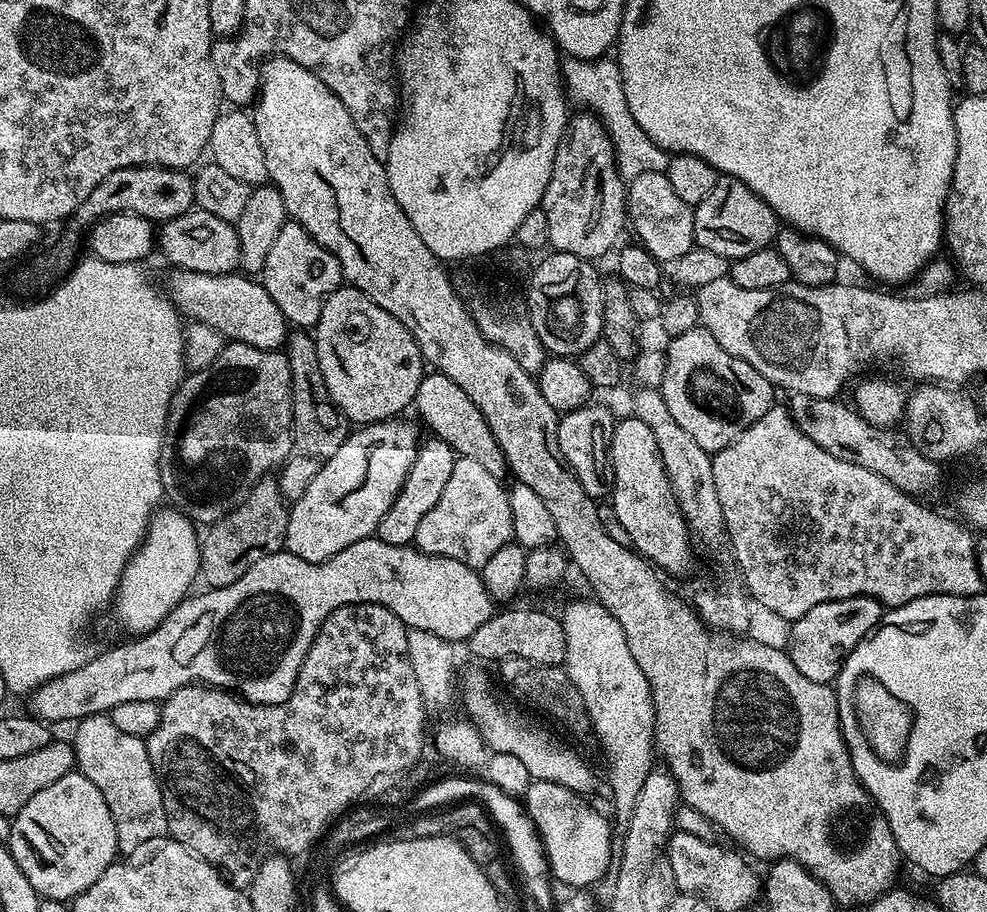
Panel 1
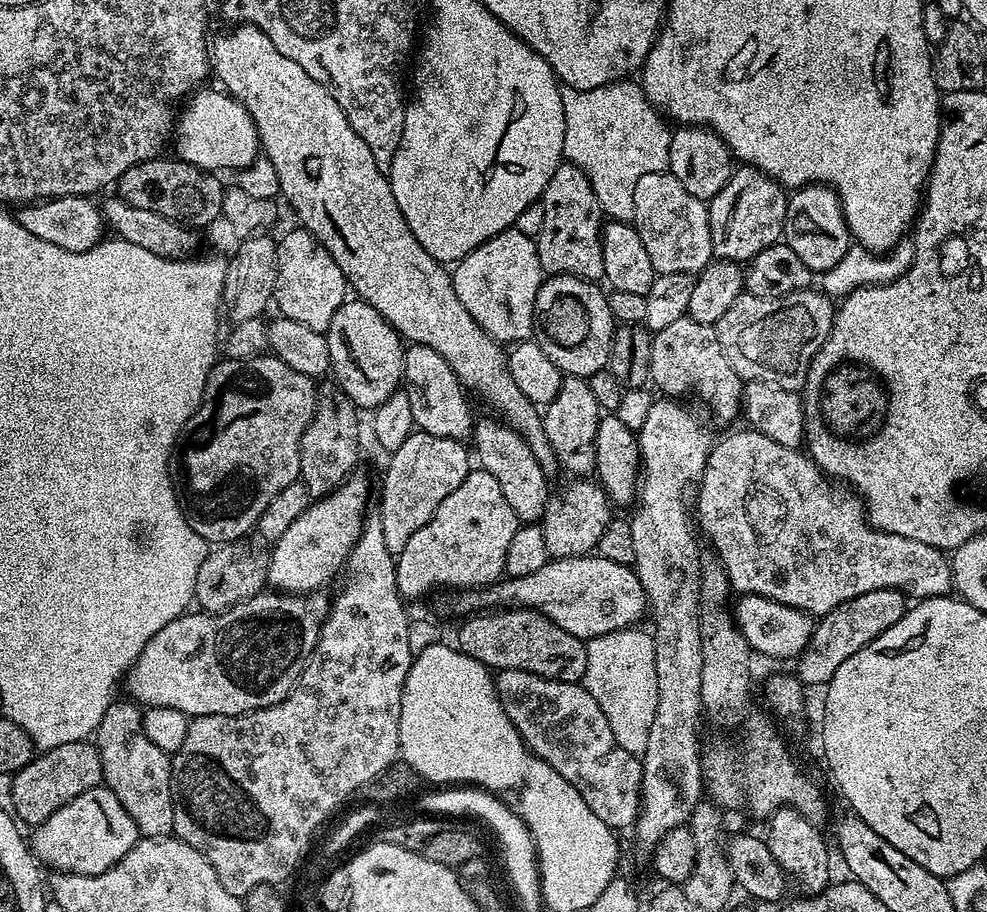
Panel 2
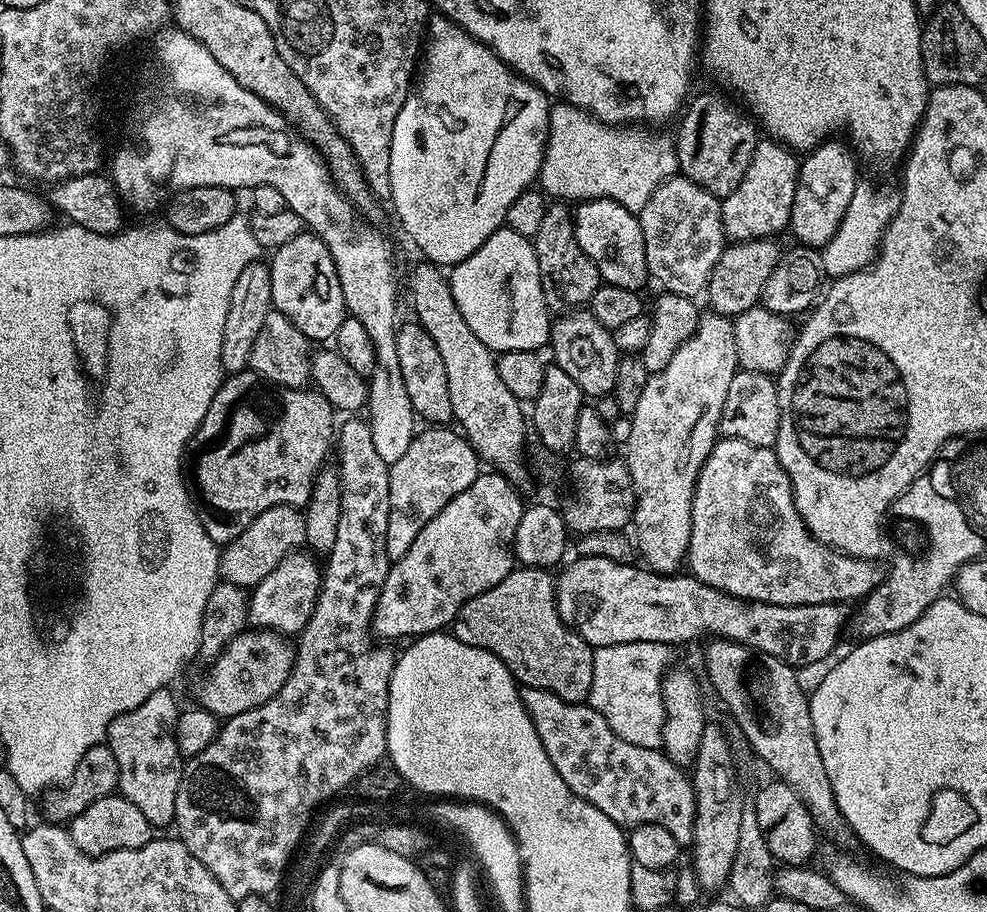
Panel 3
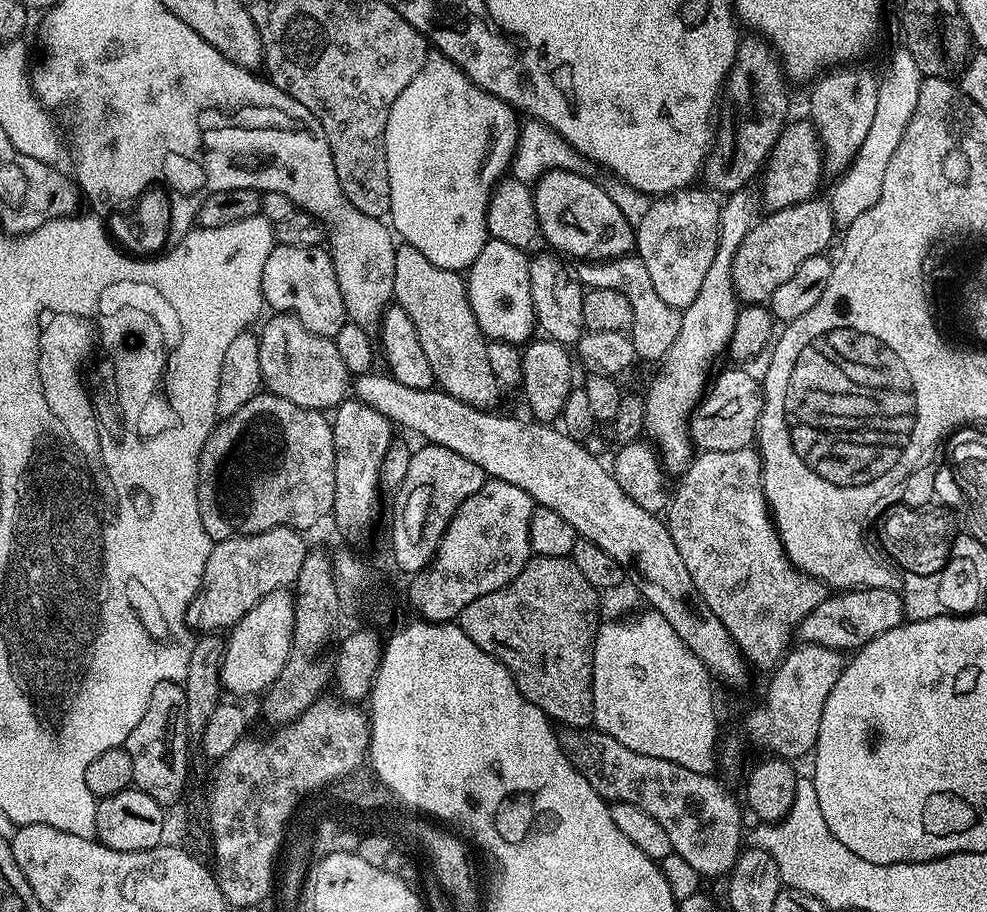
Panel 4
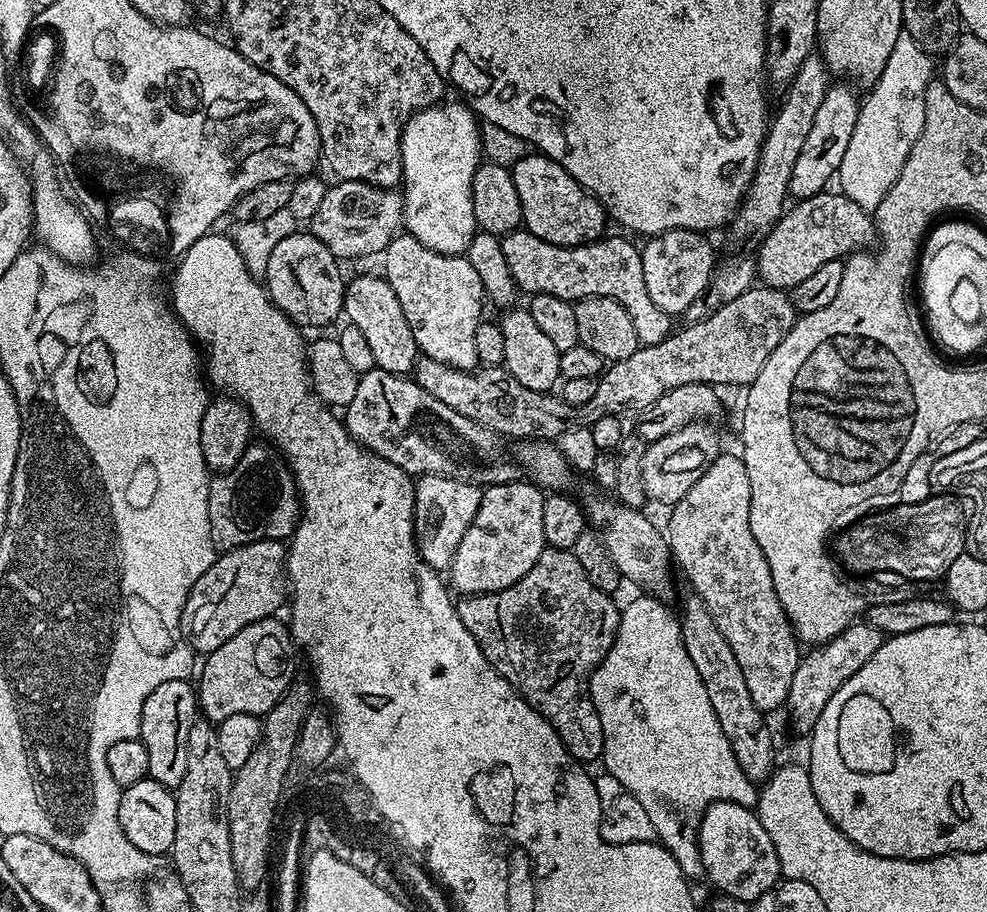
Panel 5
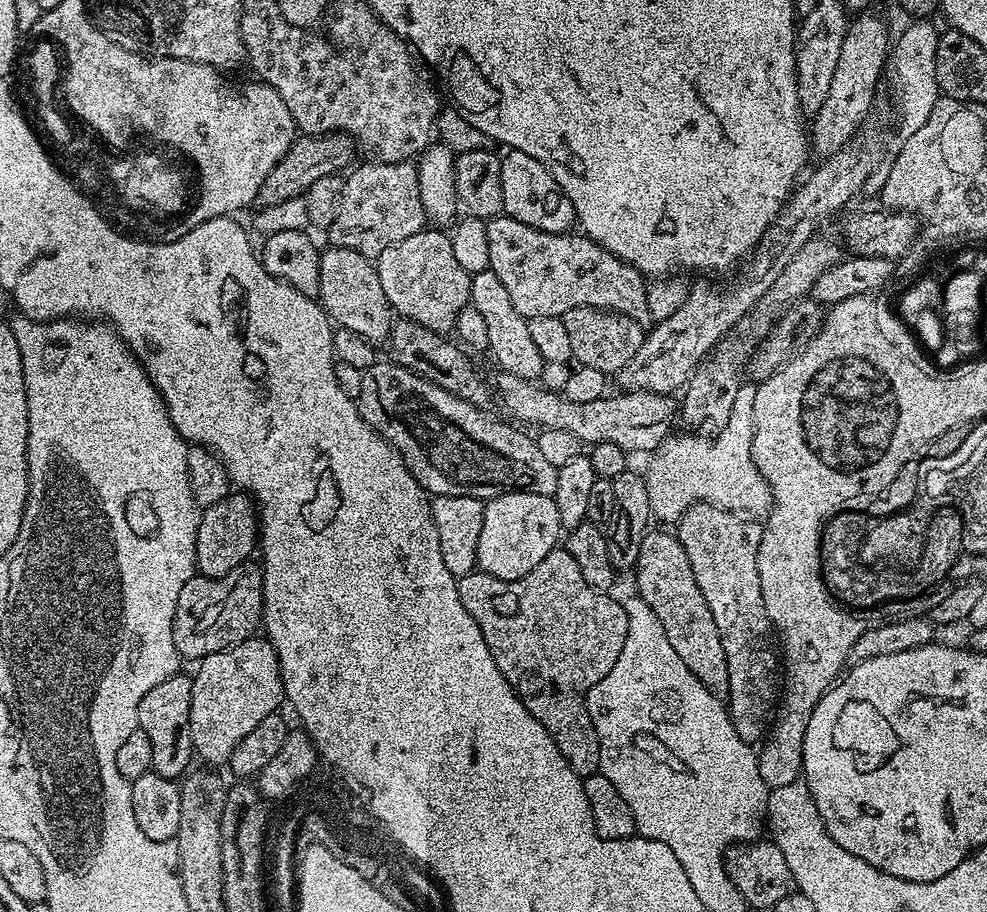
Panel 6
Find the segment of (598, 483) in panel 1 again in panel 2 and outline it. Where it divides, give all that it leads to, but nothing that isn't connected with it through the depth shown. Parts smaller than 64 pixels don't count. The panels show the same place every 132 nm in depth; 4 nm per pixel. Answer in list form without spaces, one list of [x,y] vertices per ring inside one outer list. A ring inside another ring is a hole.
[[[565,376],[558,394],[543,409],[546,438],[556,455],[556,464],[573,472],[573,477],[588,478],[596,471],[596,435],[601,415],[598,398],[594,398],[587,379],[582,376]]]

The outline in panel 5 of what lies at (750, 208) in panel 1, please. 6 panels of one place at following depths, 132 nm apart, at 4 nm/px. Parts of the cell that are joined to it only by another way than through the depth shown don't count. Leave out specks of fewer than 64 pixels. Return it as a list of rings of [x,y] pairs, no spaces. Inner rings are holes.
[[[836,82],[822,98],[822,106],[818,106],[818,114],[810,125],[810,134],[806,134],[806,143],[802,145],[802,151],[799,152],[798,159],[794,162],[794,170],[790,174],[788,190],[797,201],[816,196],[833,183],[842,158],[845,157],[850,136],[854,134],[855,122],[859,118],[861,101],[858,98],[856,100],[855,94],[857,95],[847,83]]]

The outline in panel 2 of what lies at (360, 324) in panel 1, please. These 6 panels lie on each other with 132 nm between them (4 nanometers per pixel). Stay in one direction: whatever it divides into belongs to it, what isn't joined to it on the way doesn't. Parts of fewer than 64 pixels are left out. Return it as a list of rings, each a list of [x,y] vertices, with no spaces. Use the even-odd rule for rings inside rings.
[[[348,298],[330,318],[326,337],[329,344],[331,375],[341,390],[351,398],[357,409],[375,410],[386,402],[402,384],[404,350],[400,333],[364,300]]]

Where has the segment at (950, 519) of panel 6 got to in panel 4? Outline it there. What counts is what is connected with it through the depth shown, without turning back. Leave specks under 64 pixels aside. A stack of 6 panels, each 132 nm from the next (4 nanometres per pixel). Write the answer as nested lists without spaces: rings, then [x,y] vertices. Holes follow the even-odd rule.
[[[901,502],[888,507],[878,516],[879,524],[884,527],[878,543],[888,551],[889,558],[905,573],[932,575],[935,571],[942,571],[952,550],[954,531],[951,522],[936,512],[930,512],[927,507],[909,508]]]

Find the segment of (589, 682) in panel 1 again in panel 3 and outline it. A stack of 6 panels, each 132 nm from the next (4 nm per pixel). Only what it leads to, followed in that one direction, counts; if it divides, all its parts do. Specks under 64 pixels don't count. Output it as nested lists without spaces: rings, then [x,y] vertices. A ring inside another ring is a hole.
[[[626,642],[593,651],[594,674],[587,703],[606,718],[618,738],[626,738],[626,742],[634,742],[634,746],[660,748],[664,743],[662,686],[664,674],[670,667],[668,652],[669,645],[654,642]]]

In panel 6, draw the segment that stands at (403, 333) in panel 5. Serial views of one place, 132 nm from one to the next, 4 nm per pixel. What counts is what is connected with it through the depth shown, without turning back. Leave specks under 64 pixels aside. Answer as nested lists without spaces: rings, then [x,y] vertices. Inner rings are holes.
[[[325,247],[320,253],[318,303],[333,325],[354,330],[354,334],[362,334],[362,338],[377,346],[387,341],[394,313],[388,307],[386,290],[382,290],[375,263],[369,257],[349,248]]]

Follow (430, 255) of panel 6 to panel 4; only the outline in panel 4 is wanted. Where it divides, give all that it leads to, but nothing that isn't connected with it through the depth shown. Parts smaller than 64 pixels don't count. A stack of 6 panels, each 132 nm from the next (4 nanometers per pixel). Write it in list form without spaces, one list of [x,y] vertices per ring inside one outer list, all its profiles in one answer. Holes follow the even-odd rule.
[[[401,243],[394,254],[392,295],[398,307],[410,314],[414,330],[418,330],[418,342],[422,342],[422,351],[430,361],[432,378],[438,388],[470,406],[495,409],[502,386],[498,378],[494,378],[486,358],[489,341],[471,309],[465,277],[454,270],[434,266],[422,250],[414,250],[414,246]]]

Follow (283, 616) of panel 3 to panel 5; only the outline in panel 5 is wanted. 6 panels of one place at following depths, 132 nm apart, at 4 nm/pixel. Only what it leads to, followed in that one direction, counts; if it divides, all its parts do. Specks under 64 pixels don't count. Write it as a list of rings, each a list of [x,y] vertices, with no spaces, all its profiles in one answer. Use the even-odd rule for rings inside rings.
[[[279,618],[259,620],[234,634],[230,642],[222,642],[218,650],[207,653],[204,669],[200,672],[200,684],[196,688],[196,699],[199,711],[203,719],[209,722],[219,722],[230,718],[230,714],[250,714],[263,717],[278,701],[284,697],[289,684],[293,683],[292,676],[292,652],[294,653],[294,641],[289,625],[284,624]]]

